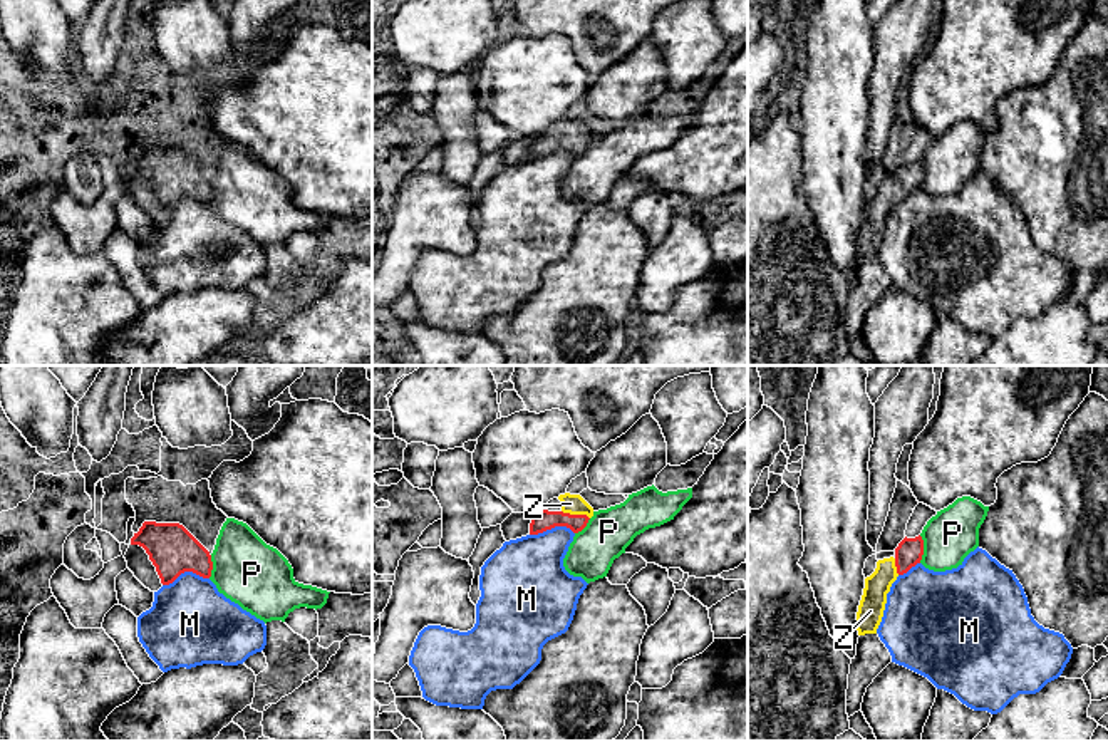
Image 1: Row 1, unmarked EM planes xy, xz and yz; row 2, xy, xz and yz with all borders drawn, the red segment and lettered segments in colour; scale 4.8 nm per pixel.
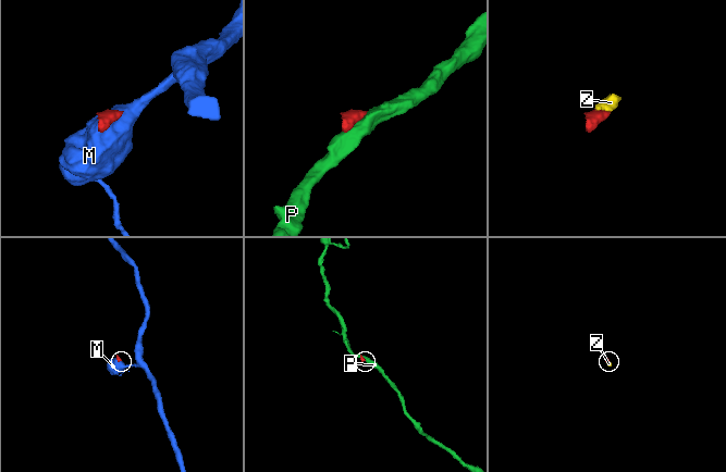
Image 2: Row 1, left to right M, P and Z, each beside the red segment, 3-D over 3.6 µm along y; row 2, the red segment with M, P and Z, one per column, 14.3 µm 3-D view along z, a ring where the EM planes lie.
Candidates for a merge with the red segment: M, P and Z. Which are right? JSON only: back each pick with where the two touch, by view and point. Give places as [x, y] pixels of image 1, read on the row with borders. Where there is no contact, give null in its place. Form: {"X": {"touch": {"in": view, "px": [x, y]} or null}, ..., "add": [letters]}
{"Z": {"touch": {"in": "xz", "px": [575, 515]}}, "add": ["Z"]}

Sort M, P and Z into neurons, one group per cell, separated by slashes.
M / P / Z

